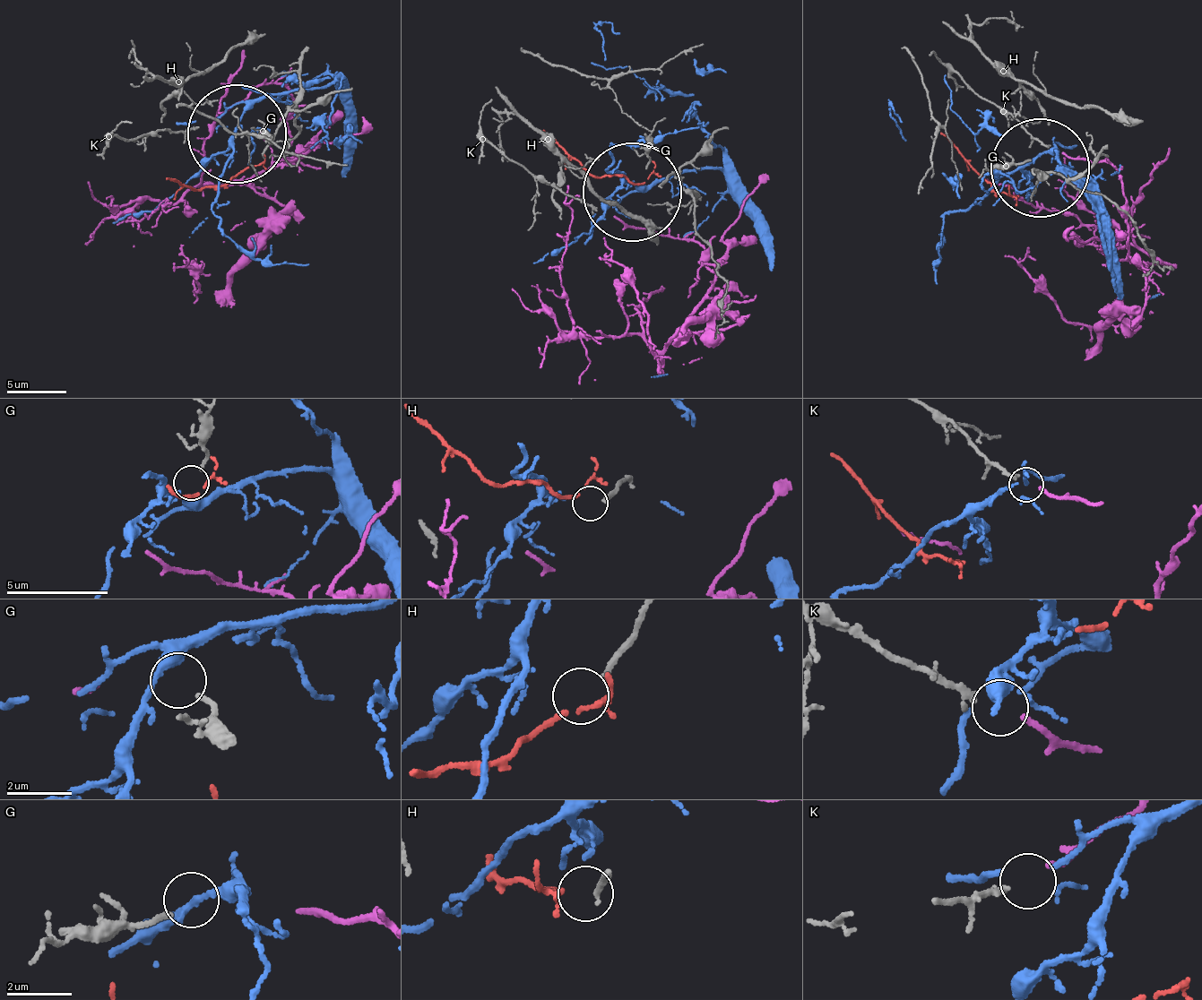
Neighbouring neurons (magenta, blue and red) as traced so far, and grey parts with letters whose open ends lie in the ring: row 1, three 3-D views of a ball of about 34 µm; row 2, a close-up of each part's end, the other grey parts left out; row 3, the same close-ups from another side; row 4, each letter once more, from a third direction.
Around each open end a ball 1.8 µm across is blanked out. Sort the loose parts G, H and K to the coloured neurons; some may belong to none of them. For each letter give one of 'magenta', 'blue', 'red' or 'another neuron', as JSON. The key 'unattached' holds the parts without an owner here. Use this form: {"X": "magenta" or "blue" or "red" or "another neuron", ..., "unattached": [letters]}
{"G": "blue", "H": "red", "K": "magenta", "unattached": []}

